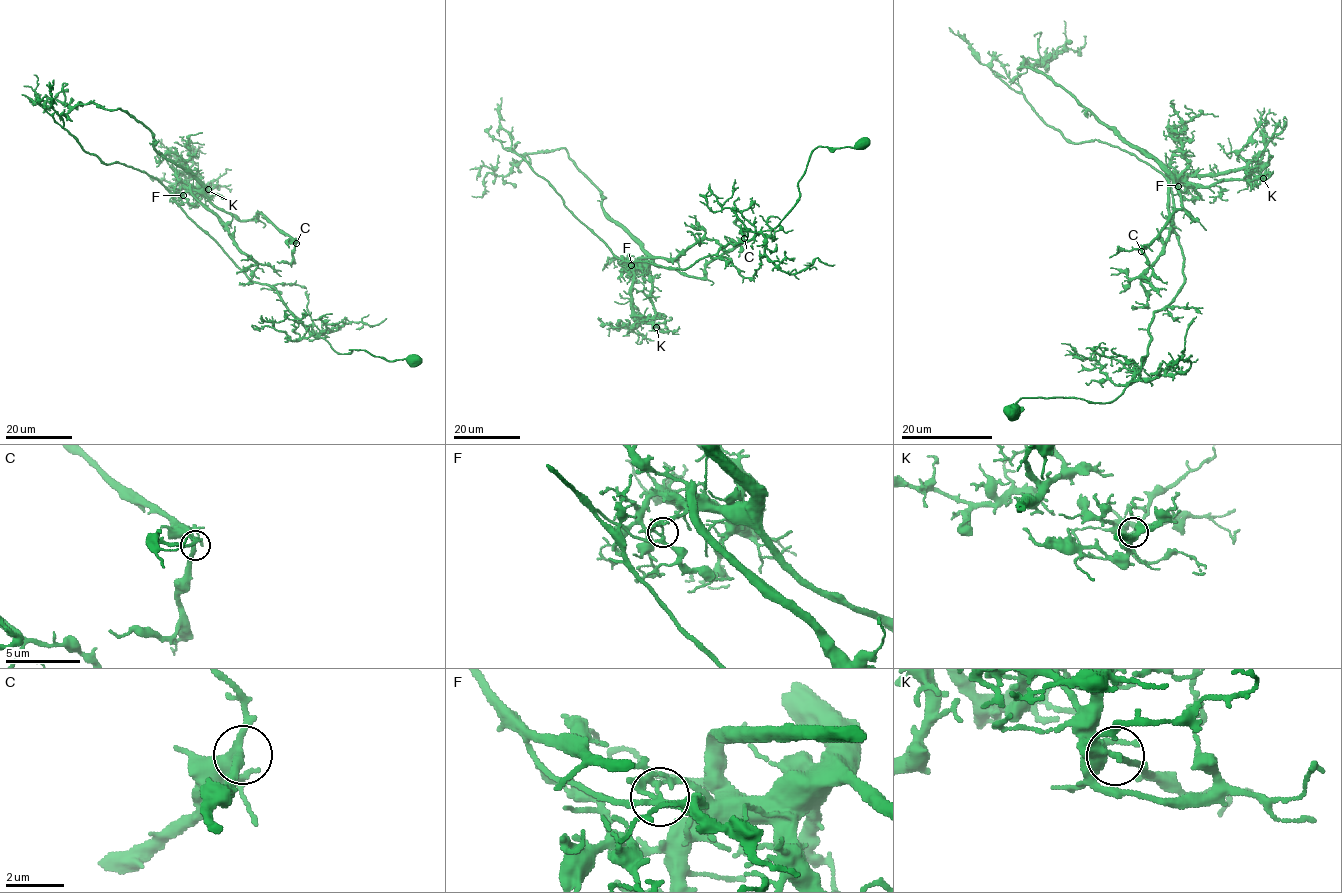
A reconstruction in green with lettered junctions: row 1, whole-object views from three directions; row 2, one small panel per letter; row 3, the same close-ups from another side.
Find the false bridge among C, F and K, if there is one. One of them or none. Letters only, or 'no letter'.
F

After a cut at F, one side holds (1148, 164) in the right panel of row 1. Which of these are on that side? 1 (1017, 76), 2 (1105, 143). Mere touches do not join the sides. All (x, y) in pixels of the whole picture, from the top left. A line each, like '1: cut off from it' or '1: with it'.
1: cut off from it
2: with it

